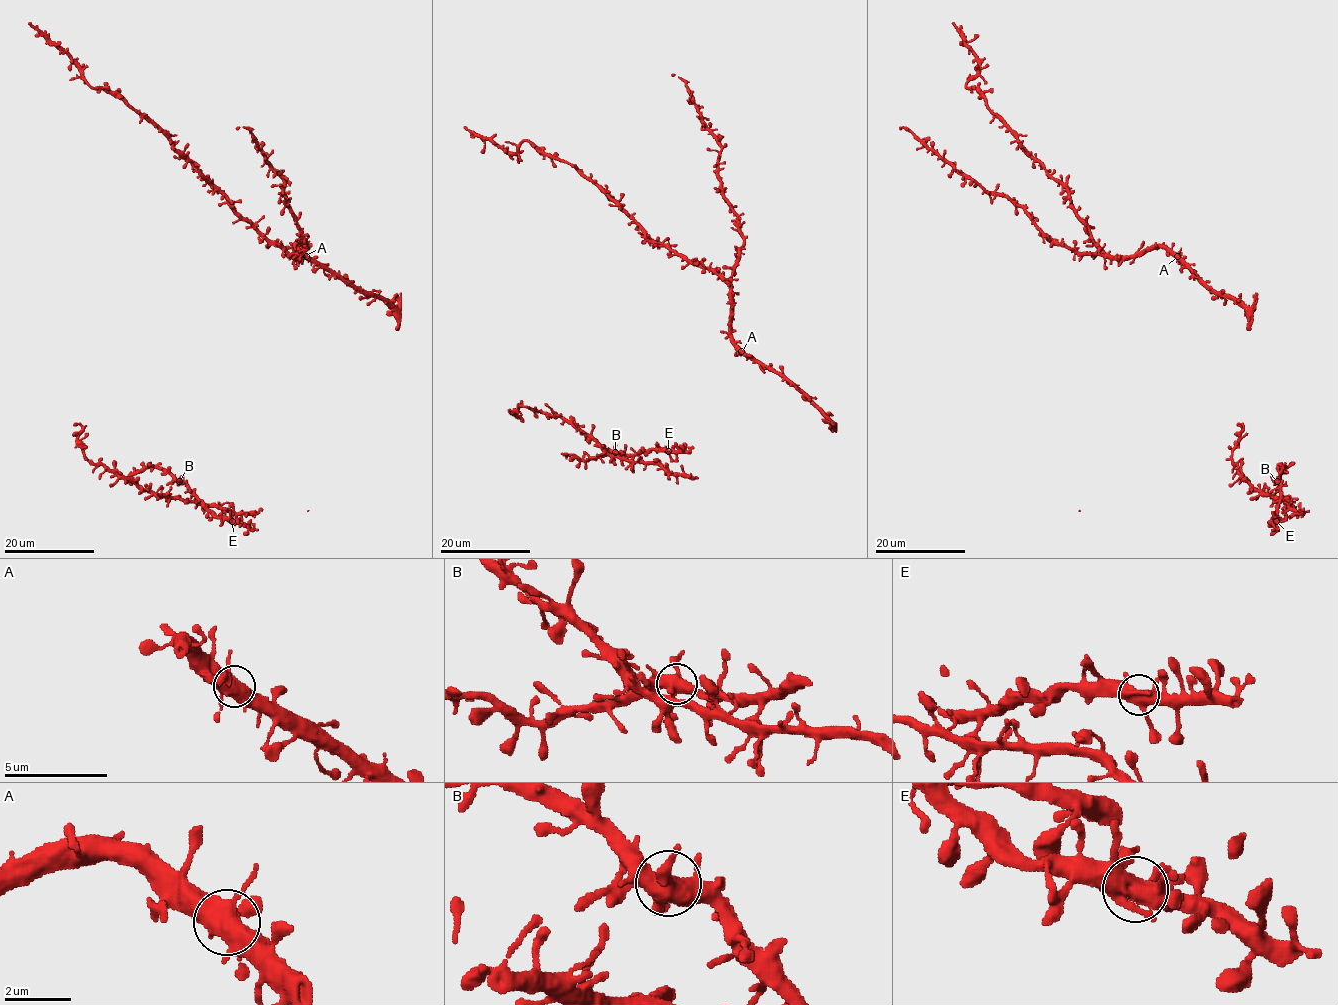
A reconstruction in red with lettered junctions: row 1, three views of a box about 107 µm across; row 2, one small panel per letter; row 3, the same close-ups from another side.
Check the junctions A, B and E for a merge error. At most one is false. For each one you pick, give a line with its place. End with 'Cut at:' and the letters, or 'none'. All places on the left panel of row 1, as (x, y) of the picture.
Cut at: none

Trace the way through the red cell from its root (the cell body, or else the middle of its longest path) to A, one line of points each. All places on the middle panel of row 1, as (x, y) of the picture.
A: (794, 386), (741, 351)

